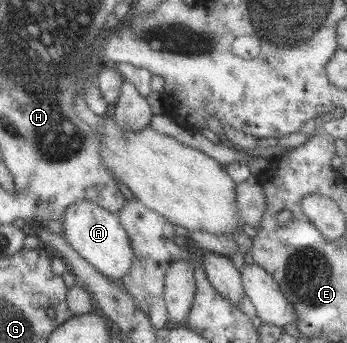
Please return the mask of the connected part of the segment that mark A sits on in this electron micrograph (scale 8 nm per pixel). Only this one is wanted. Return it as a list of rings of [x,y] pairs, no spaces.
[[[94,202],[70,204],[64,216],[64,239],[95,269],[109,278],[122,278],[130,272],[134,249],[119,216]]]

